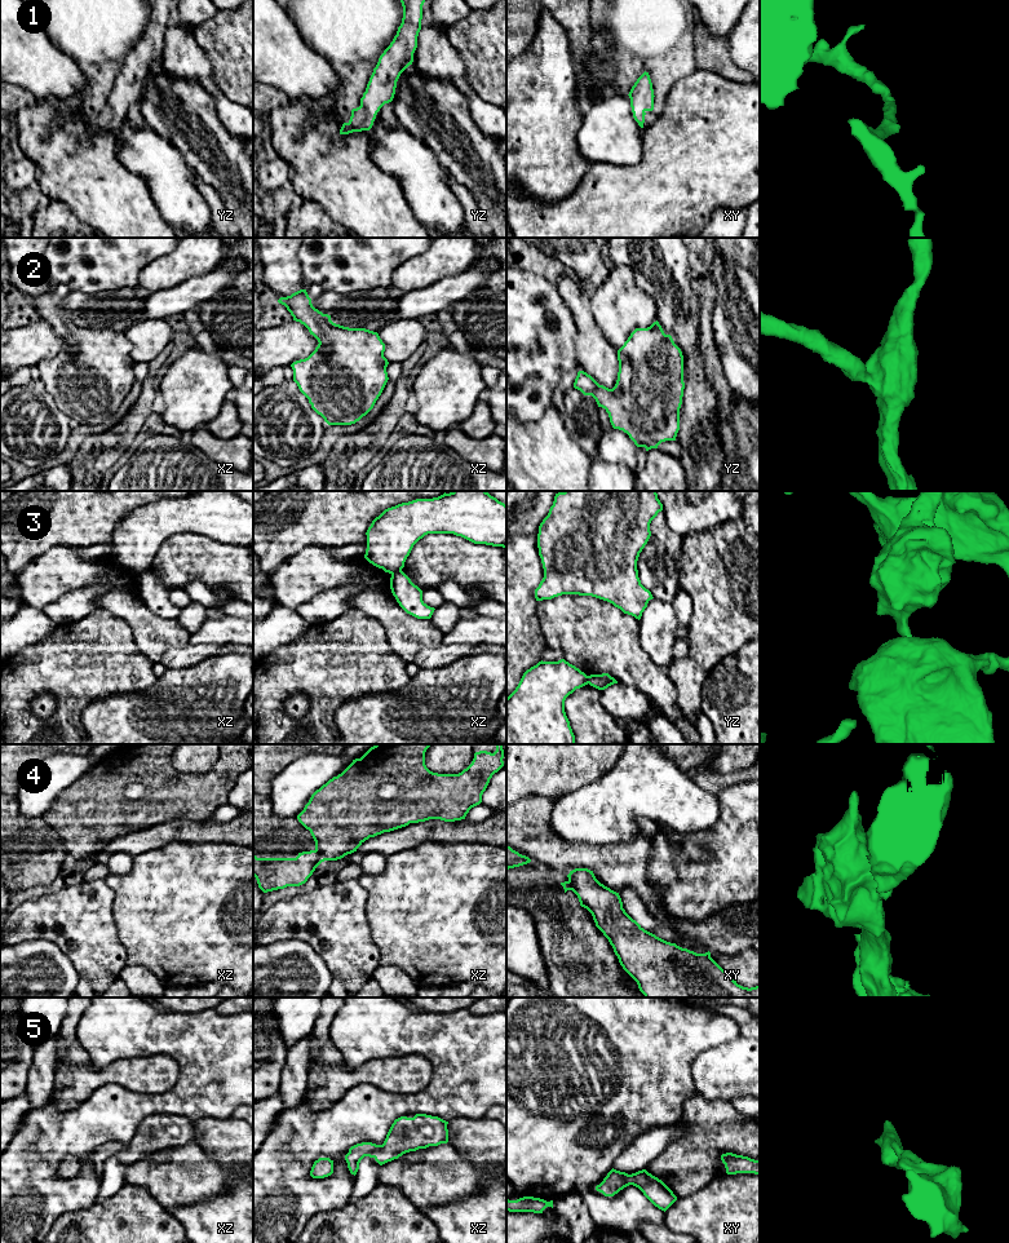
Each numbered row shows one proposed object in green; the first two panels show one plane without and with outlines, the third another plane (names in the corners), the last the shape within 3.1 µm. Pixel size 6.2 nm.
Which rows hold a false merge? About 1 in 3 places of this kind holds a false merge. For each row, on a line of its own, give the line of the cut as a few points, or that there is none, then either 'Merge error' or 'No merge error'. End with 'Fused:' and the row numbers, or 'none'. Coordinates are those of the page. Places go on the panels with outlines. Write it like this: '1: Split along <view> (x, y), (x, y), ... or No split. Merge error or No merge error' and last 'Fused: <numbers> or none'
1: No split. No merge error
2: No split. No merge error
3: Split along xz (401, 570), (392, 574). Merge error
4: Split along xz (315, 849), (323, 861). Merge error
5: No split. No merge error
Fused: 3, 4

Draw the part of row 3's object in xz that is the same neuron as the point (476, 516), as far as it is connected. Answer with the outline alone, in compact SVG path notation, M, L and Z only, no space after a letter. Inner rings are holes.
M452 491L398 504L372 521L364 558L385 572L402 571L413 545L428 534L453 534L474 544L506 548L506 505L487 491Z

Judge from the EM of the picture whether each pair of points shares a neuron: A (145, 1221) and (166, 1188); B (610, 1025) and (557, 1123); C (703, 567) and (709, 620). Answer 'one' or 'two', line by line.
A: two
B: one
C: one

